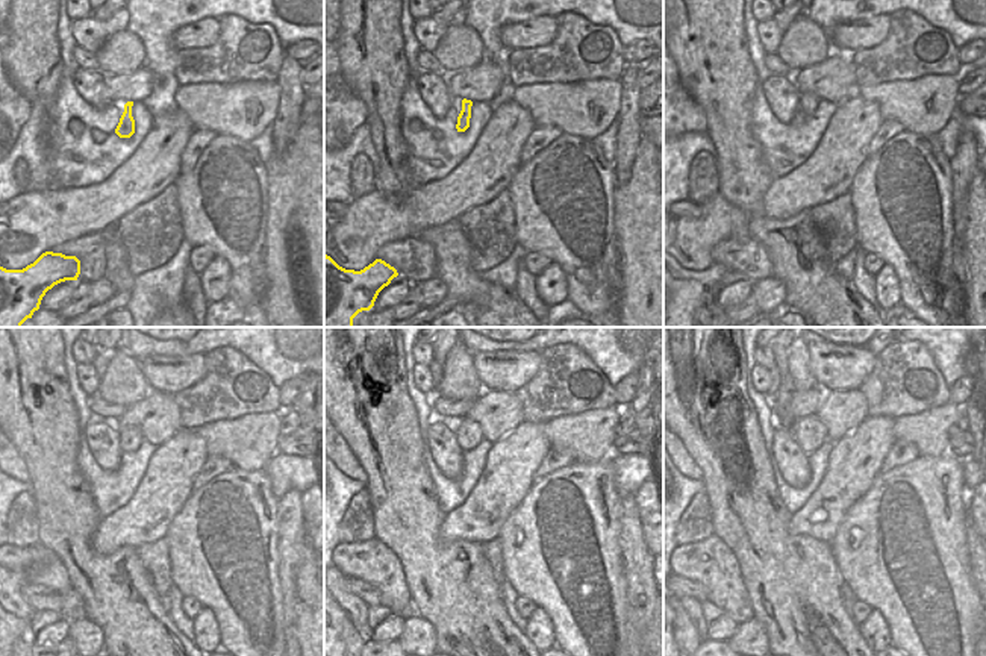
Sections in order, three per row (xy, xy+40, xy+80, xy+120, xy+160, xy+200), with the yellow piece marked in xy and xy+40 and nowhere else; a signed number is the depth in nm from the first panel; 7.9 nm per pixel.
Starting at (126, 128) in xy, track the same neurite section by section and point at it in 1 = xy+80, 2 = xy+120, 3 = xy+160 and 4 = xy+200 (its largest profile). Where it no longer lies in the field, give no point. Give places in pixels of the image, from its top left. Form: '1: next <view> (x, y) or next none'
1: next xy+80 (808, 102)
2: next xy+120 (131, 437)
3: next xy+160 (468, 434)
4: next xy+200 (811, 432)

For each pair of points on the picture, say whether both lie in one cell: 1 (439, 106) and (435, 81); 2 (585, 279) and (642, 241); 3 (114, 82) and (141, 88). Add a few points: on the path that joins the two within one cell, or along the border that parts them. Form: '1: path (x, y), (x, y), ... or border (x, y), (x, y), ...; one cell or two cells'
1: path (439, 100), (435, 94), (435, 87); one cell
2: border (612, 218), (618, 253); two cells
3: path (120, 87), (135, 87); one cell

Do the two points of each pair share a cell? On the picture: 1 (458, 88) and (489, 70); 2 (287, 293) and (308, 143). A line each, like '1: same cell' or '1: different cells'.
1: same cell
2: same cell

